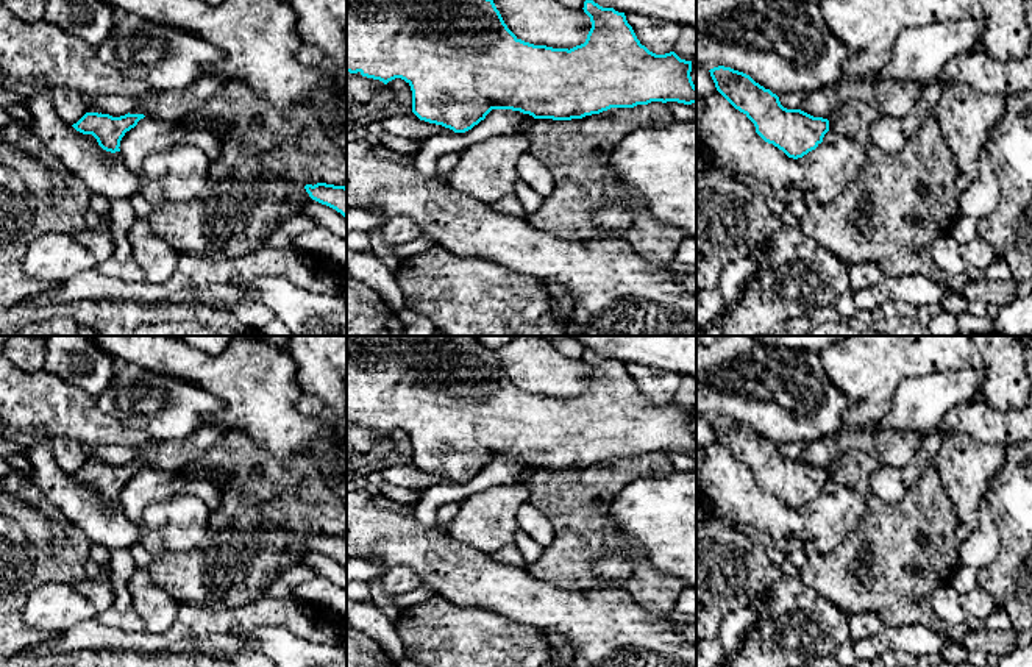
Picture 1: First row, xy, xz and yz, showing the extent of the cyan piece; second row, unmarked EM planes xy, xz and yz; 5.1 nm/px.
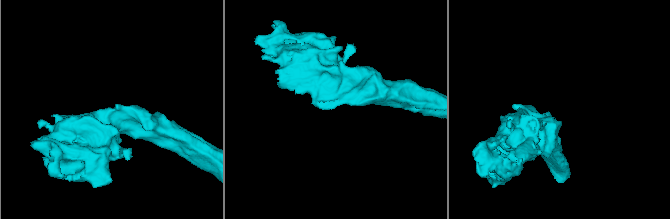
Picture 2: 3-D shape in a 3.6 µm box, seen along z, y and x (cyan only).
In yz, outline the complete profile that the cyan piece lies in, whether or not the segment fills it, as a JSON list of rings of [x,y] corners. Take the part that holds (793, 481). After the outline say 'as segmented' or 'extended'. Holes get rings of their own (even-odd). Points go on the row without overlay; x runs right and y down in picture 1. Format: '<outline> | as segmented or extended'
[[[724,416],[709,422],[717,441],[754,473],[756,483],[788,508],[815,500],[829,481],[827,469],[784,458],[776,444],[743,422]]] | as segmented

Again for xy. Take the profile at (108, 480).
[[[86,462],[72,476],[83,484],[92,484],[103,500],[116,503],[120,501],[119,497],[125,483],[134,478],[144,467],[144,464],[130,462],[120,467],[101,462]]] | as segmented

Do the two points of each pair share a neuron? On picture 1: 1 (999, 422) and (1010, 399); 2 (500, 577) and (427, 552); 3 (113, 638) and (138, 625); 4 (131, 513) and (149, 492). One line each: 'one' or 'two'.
1: two
2: one
3: two
4: one

